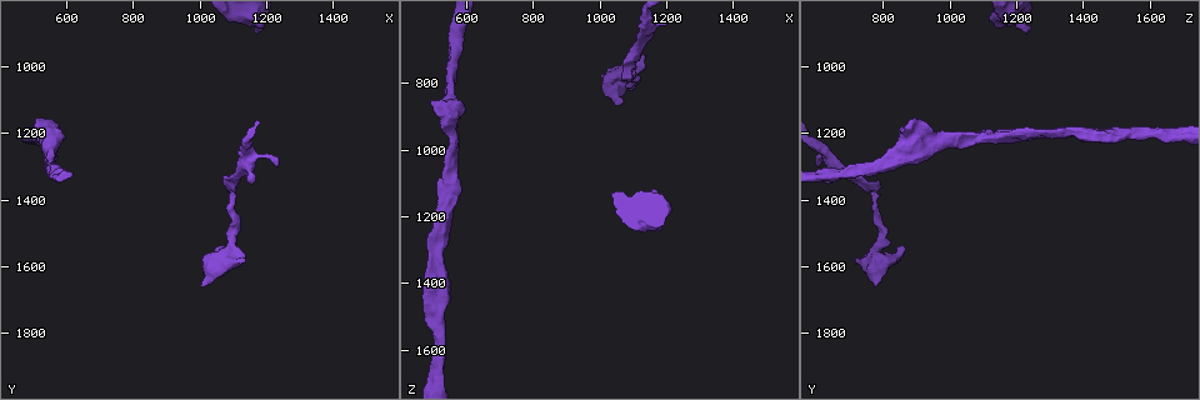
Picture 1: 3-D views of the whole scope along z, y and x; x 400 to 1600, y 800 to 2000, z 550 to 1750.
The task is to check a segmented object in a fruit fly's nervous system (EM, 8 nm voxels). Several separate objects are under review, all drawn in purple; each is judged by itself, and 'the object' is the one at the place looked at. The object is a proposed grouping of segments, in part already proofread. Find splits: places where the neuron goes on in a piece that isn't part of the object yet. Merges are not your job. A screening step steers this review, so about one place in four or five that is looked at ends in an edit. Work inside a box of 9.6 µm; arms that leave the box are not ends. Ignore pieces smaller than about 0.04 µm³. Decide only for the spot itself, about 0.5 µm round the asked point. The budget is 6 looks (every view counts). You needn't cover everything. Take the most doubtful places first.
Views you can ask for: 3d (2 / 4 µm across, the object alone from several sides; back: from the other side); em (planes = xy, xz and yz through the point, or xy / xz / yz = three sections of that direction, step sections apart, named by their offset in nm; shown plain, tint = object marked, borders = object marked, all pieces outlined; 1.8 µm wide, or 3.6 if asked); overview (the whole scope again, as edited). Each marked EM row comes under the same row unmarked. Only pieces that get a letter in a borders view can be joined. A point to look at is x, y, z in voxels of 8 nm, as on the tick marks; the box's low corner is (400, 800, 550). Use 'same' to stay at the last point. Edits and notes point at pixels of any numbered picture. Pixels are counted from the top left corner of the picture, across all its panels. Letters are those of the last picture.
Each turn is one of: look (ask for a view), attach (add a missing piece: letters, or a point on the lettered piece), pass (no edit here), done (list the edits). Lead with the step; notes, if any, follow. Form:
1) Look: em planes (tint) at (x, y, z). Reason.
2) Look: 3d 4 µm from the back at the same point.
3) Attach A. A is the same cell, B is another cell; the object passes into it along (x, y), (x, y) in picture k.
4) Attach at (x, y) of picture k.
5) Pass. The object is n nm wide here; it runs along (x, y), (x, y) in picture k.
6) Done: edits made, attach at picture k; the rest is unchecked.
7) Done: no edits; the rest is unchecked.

Look: 3d 4 µm from the back at (1170, 880, 1240). Branch stops here.

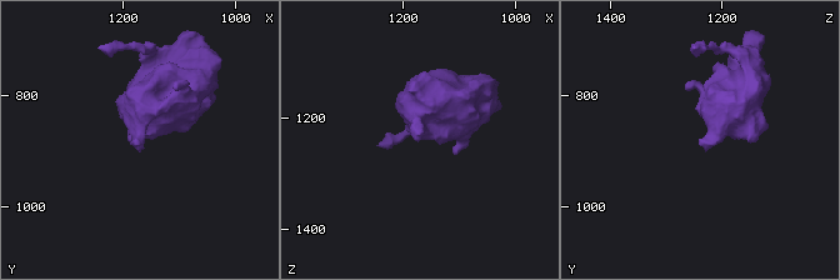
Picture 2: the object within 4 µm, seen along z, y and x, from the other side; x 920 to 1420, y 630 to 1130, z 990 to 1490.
Look: em 3.6 µm planes (borders) at (1175, 875, 1240).

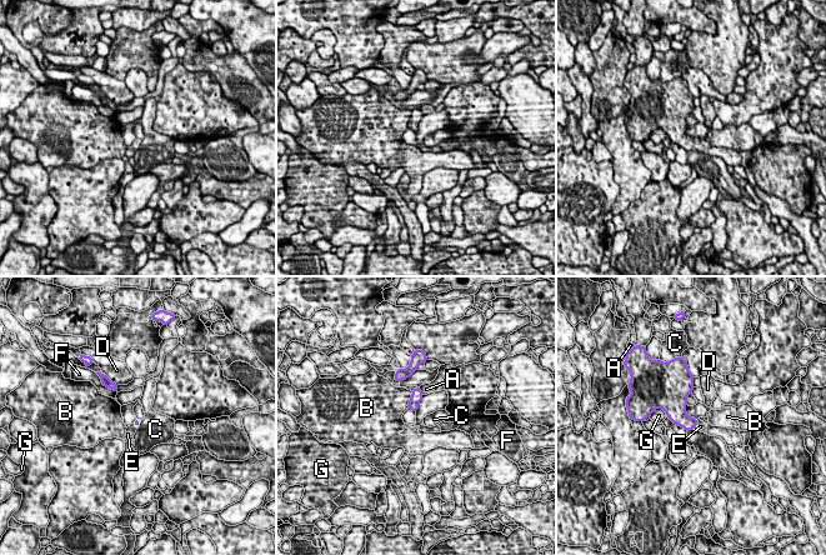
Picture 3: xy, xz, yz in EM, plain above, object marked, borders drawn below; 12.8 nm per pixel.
Attach at (704, 426) of picture 3. E is the same cell, A, B, C, D, F and G are other cells; the object passes into it along (680, 418), (696, 425), (704, 426) in picture 3; it goes on there.

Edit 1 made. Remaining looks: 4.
Look: overview.

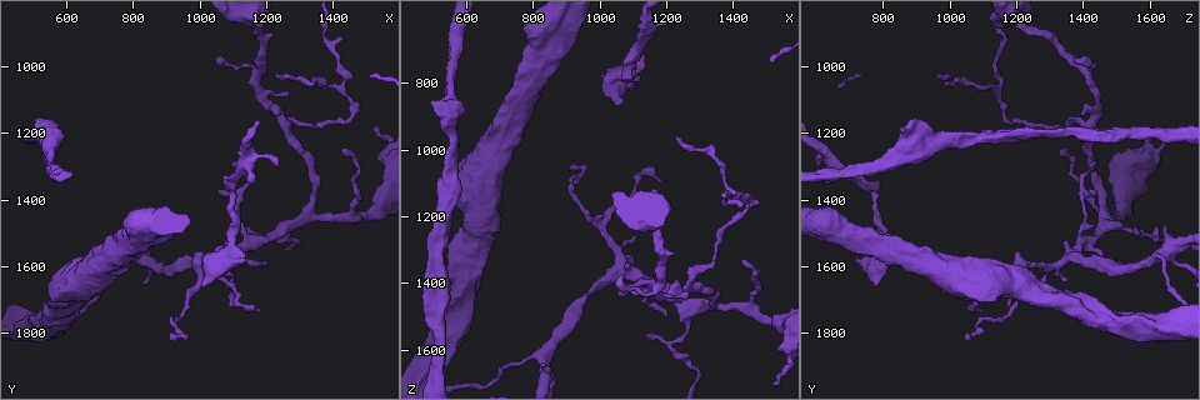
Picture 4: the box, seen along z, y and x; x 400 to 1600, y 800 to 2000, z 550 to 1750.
Look: em planes (tint) at (1160, 1340, 630). Branch stops here.

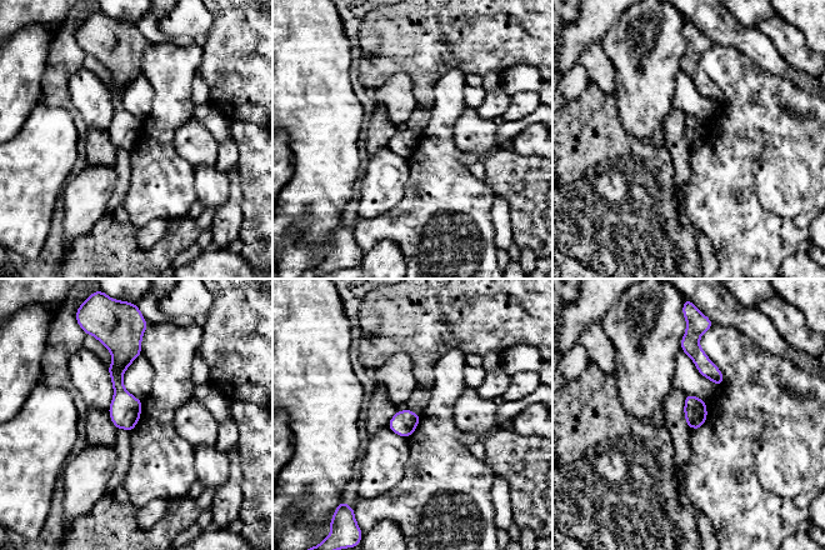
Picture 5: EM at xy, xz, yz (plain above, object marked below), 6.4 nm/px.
Look: em planes (borders) at the same point.

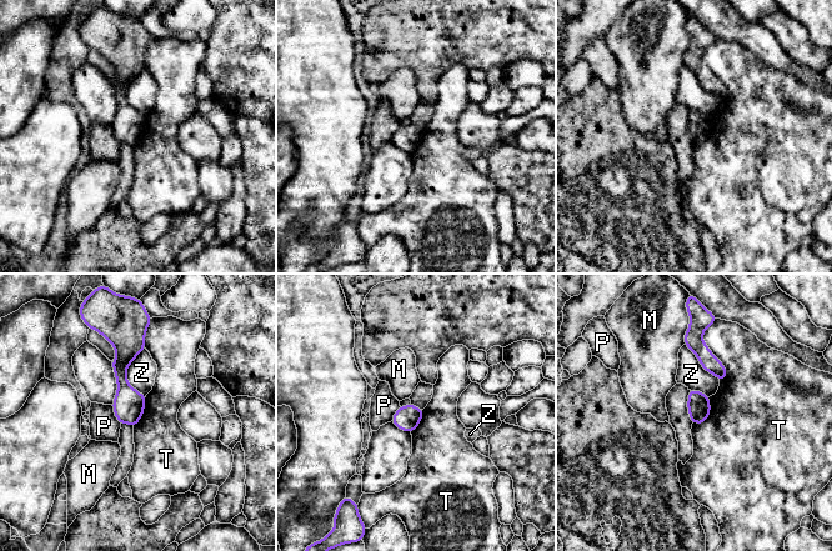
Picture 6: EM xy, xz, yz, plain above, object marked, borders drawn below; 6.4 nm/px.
Pass. The object is 140 nm wide here; M, P, T and Z are other cells; a border runs along (706, 327), (722, 380) in picture 6; none of them fits.

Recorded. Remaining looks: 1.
Look: em planes (borders) at (1070, 1540, 860). Branch stops here.

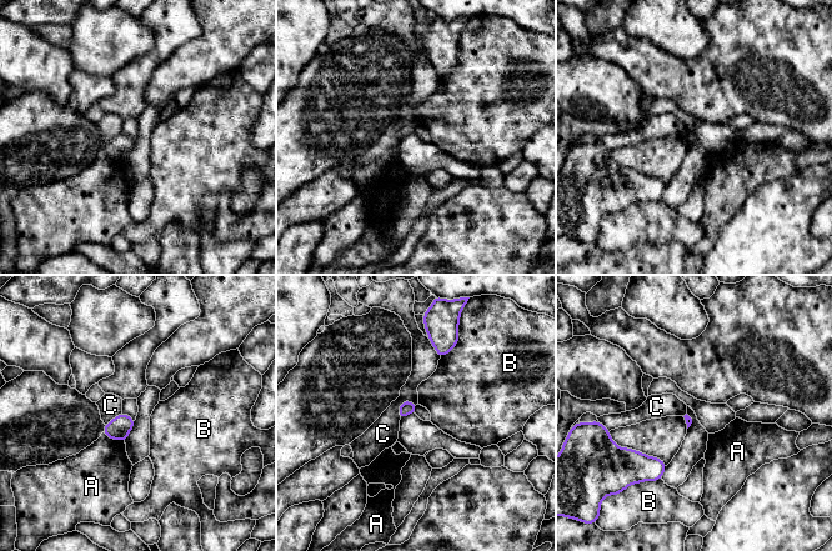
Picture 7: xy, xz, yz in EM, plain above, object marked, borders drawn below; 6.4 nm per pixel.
Pass. A, B and C are other cells; a border runs along (614, 441), (656, 456), (666, 465) in picture 7; no lettered piece goes on from it.

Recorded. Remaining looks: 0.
Done: edits made, attach at picture 3; the rest is unchecked.

